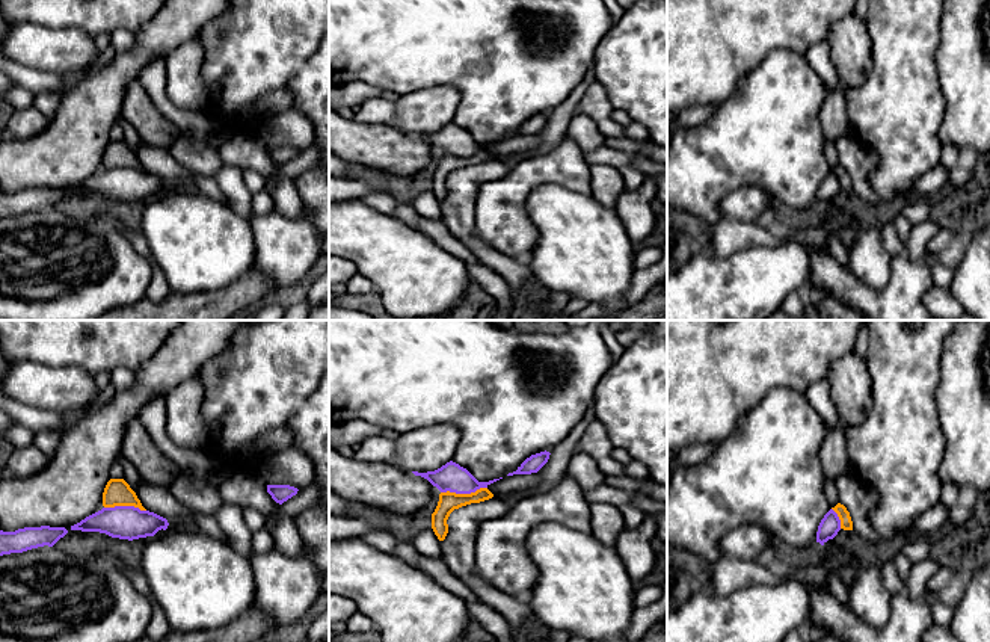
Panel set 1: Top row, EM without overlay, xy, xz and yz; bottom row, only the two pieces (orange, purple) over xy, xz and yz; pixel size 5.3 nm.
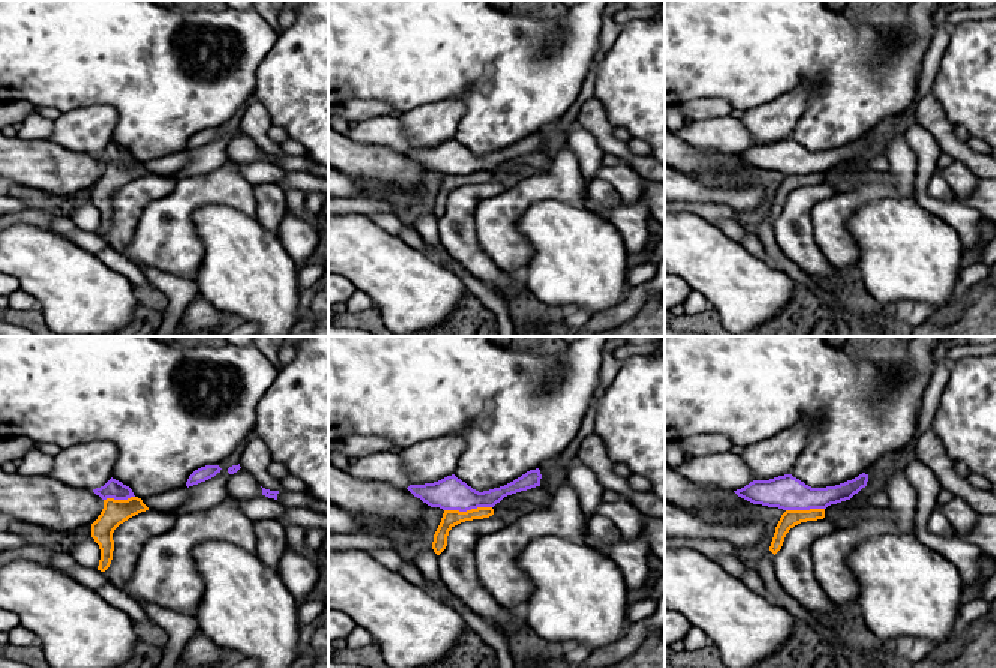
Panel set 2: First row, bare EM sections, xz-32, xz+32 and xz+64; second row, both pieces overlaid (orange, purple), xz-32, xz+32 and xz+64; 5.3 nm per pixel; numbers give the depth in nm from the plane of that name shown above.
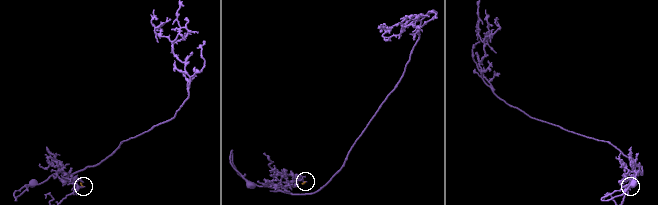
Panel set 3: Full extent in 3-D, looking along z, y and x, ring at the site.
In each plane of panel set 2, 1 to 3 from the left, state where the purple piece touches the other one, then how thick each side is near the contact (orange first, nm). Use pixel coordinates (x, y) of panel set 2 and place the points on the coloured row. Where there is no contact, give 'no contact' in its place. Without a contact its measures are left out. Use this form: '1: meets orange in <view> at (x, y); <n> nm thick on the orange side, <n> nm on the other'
1: meets orange in xz-32 at (119, 500); 140 nm thick on the orange side, 100 nm on the other
2: meets orange in xz+32 at (467, 511); 90 nm thick on the orange side, 180 nm on the other
3: meets orange in xz+64 at (804, 511); 90 nm thick on the orange side, 190 nm on the other

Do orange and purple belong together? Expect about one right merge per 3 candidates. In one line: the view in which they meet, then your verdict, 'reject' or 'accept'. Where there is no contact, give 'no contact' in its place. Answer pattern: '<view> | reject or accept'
xz | reject

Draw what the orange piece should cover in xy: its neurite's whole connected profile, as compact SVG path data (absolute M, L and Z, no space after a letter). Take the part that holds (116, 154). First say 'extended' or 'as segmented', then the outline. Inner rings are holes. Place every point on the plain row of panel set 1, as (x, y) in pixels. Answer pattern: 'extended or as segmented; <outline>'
as segmented; M110 140L103 154L103 168L115 169L115 168L134 168L140 172L146 172L136 154L130 150L130 147L124 140Z

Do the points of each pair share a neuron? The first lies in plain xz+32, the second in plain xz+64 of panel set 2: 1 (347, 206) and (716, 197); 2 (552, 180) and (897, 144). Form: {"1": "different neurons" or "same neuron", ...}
{"1": "different neurons", "2": "same neuron"}

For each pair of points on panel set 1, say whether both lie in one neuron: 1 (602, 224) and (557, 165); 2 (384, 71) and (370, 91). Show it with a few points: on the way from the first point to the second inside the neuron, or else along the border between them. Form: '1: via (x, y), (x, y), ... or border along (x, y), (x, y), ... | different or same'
1: border along (544, 183), (556, 183), (592, 195) | different
2: border along (344, 82), (368, 82), (385, 89) | different

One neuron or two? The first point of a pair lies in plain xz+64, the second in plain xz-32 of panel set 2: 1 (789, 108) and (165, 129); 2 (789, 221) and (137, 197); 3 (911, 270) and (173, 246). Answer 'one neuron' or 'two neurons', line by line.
1: two neurons
2: one neuron
3: two neurons

